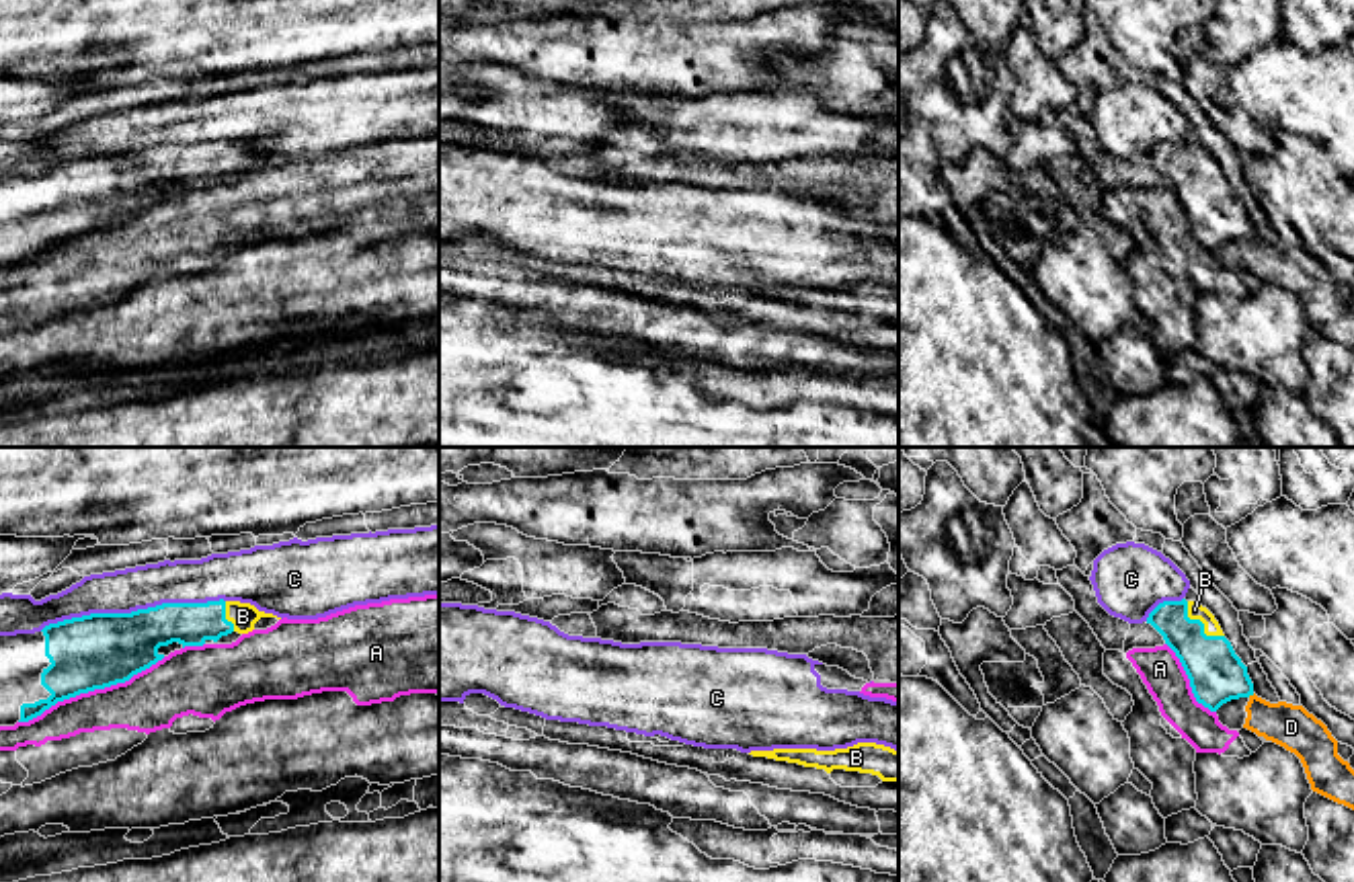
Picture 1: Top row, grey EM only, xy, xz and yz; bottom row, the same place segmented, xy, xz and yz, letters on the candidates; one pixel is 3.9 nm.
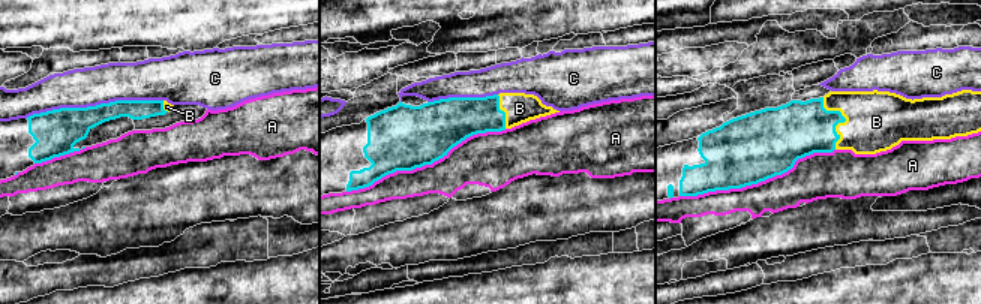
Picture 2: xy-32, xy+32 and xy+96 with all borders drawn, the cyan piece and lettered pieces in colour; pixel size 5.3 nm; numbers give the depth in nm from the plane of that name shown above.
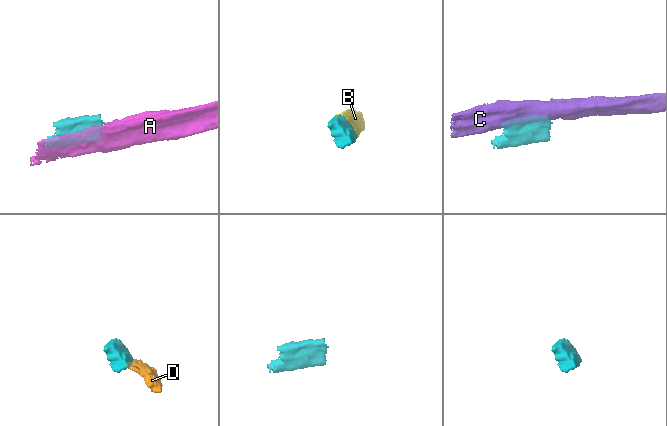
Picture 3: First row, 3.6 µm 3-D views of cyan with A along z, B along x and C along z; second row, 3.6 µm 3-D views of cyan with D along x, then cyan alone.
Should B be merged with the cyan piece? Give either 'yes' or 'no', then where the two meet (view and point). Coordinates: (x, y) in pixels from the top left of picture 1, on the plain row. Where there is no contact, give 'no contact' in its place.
yes | yz (1203, 165)

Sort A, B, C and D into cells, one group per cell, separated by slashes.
A / B / C / D

